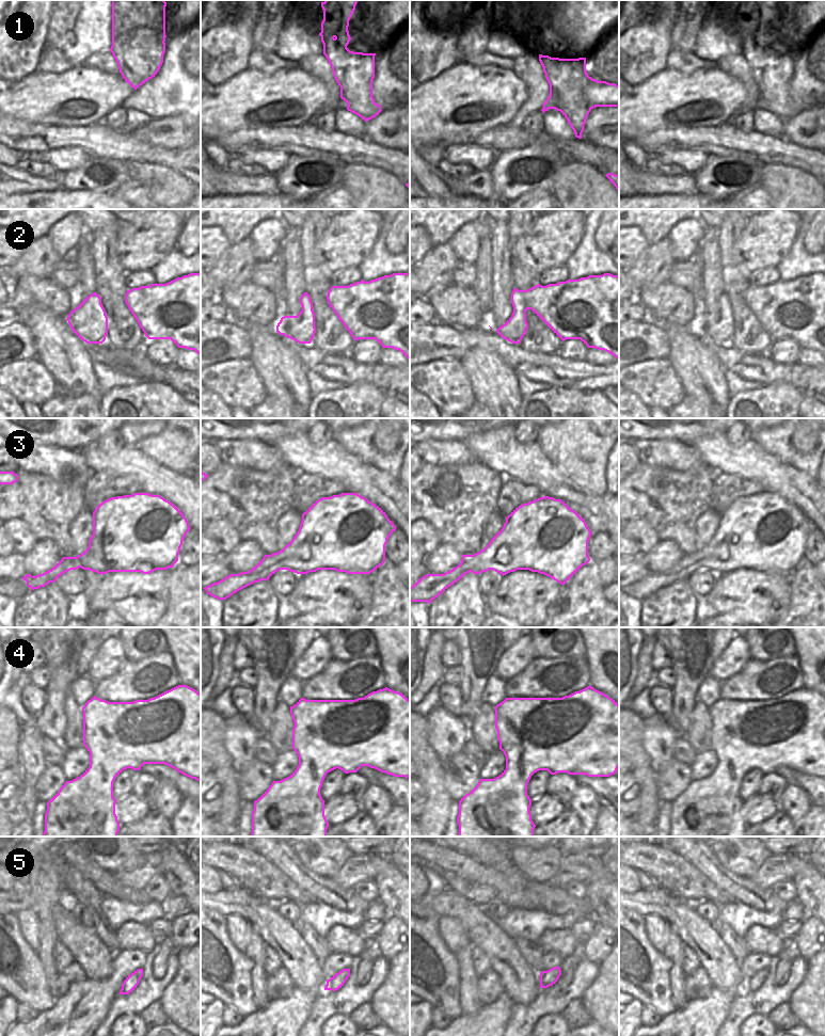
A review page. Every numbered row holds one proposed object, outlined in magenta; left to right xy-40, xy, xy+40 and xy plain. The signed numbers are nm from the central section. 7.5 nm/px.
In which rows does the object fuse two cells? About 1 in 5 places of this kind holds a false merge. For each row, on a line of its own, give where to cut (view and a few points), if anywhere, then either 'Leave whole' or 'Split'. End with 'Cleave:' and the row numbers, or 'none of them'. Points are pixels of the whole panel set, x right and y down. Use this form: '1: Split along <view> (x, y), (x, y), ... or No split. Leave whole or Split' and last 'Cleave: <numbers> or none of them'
1: Split along xy (340, 93), (350, 99), (363, 104), (374, 102). Split
2: No split. Leave whole
3: No split. Leave whole
4: No split. Leave whole
5: No split. Leave whole
Cleave: 1.

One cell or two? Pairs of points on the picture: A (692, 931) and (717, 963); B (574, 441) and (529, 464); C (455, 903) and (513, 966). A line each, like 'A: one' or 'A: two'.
A: one
B: two
C: one

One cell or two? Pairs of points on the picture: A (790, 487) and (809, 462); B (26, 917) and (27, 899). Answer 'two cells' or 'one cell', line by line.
A: two cells
B: two cells

